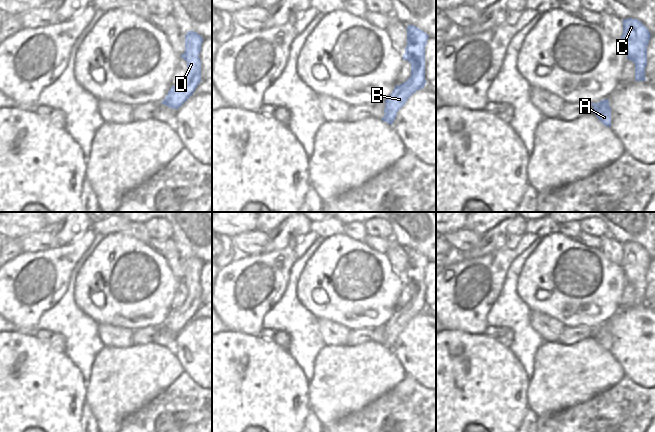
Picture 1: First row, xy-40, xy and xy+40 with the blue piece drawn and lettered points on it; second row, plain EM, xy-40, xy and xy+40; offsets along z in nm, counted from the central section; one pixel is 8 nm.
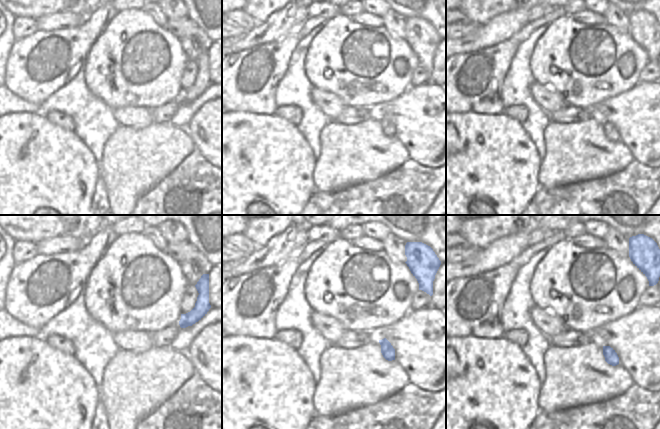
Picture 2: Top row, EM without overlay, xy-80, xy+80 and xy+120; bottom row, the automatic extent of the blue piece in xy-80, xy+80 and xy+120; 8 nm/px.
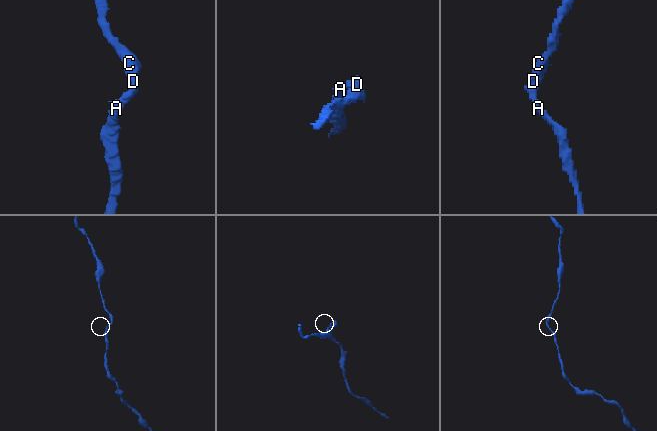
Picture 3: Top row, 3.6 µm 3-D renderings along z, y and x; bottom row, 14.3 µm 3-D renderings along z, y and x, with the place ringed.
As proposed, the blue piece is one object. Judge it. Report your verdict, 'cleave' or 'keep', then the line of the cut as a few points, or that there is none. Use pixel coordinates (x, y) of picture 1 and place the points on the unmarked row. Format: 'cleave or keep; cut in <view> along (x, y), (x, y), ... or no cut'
keep; no cut

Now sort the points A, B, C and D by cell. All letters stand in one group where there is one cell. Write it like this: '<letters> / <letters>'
A B C D

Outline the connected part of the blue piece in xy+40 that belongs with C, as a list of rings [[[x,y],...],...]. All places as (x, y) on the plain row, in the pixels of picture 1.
[[[623,243],[621,266],[627,283],[635,288],[635,305],[646,305],[647,270],[651,258],[647,251],[638,243]]]

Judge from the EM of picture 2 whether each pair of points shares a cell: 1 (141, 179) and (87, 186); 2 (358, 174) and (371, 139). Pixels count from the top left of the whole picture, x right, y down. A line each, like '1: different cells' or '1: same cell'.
1: different cells
2: same cell

